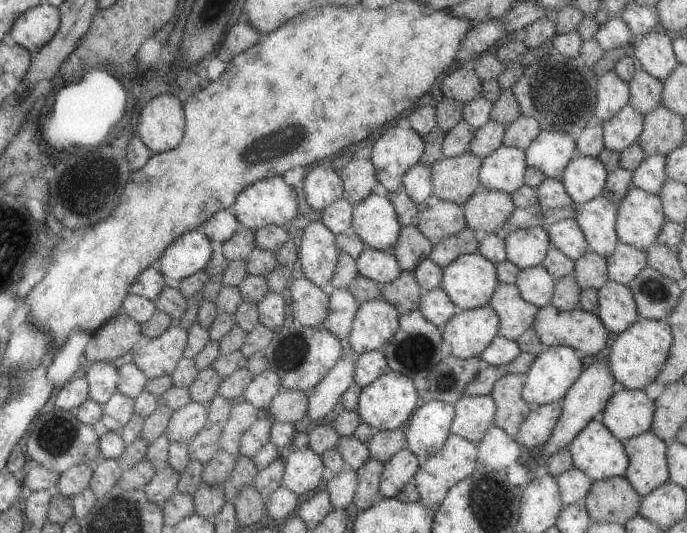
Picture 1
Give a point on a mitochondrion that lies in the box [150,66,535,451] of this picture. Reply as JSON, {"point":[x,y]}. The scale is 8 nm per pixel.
{"point":[272,145]}

